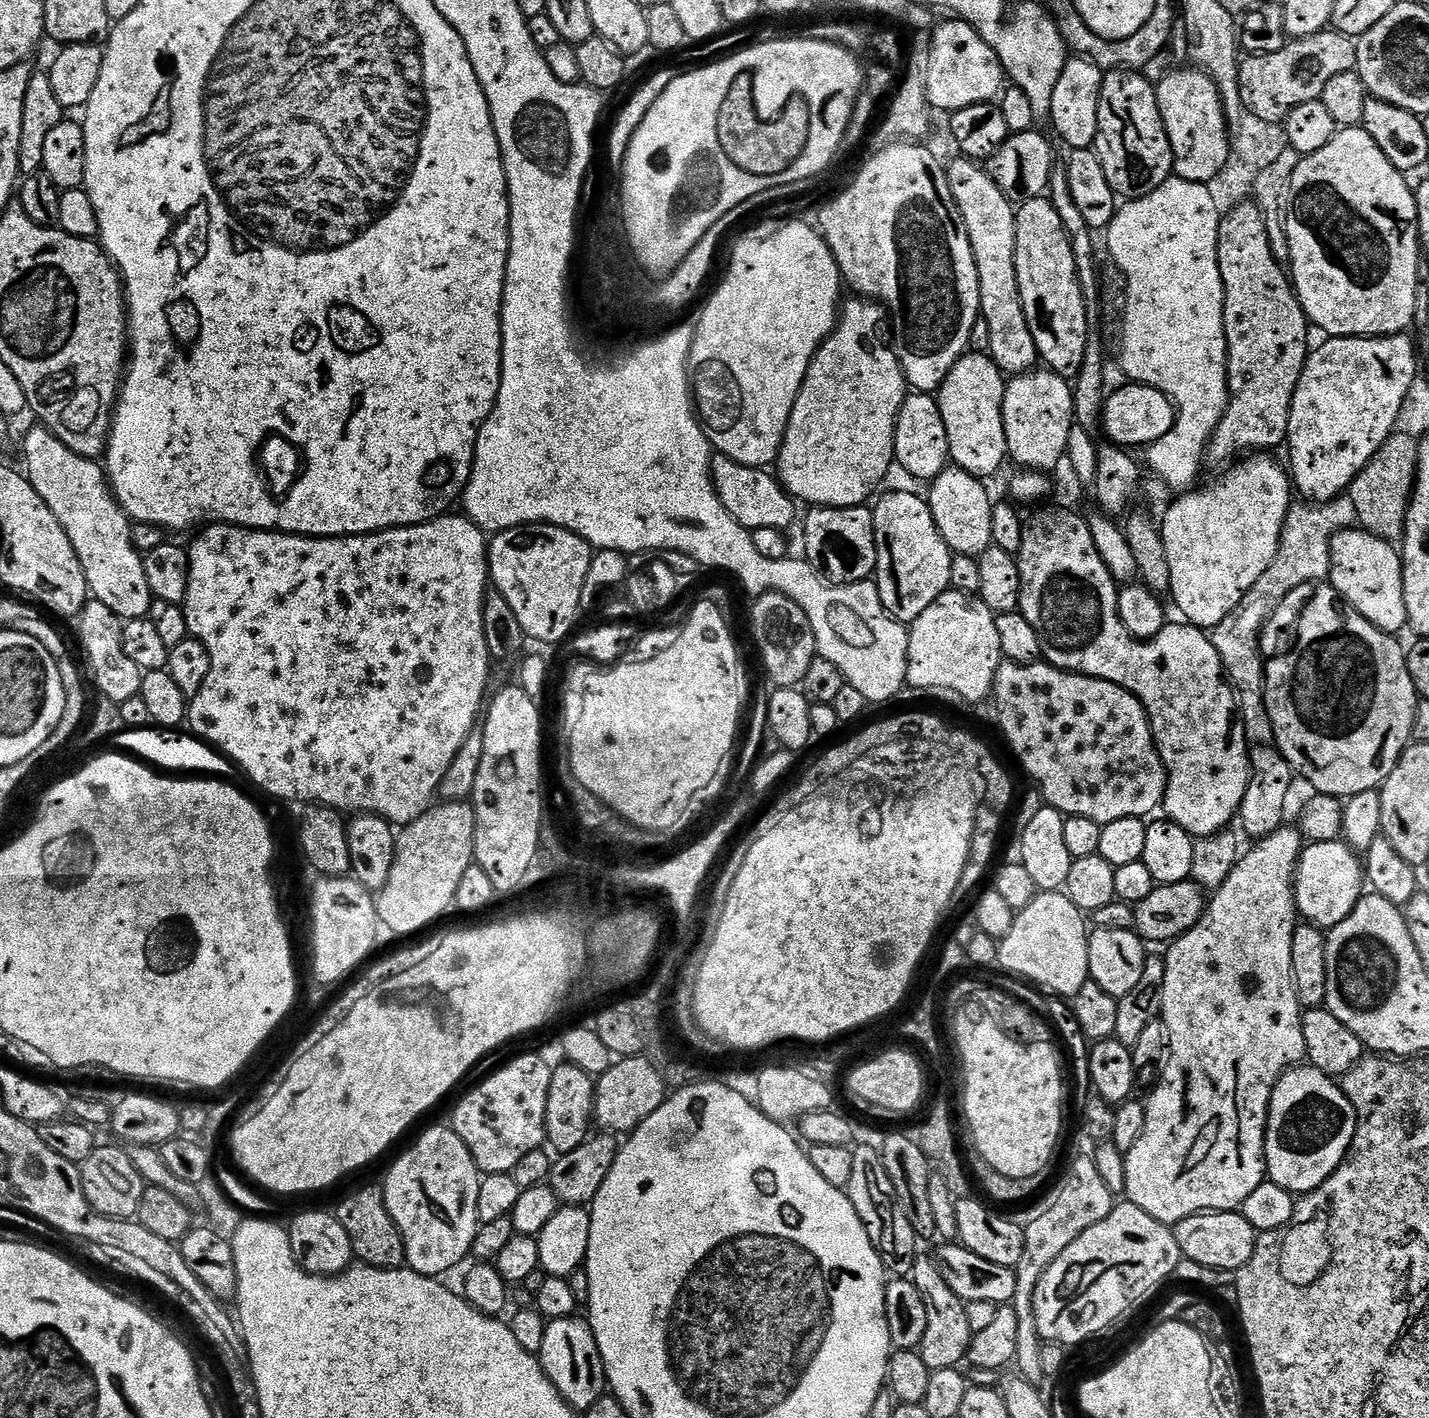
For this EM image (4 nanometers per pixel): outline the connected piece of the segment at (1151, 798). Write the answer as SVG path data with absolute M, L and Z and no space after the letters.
M1004 660L996 675L994 707L1013 754L1036 779L1041 794L1048 799L1047 807L1057 808L1065 816L1094 818L1103 826L1118 818L1151 817L1151 812L1163 805L1168 769L1156 749L1148 711L1133 692L1114 682L1066 672L1047 662L1016 664Z

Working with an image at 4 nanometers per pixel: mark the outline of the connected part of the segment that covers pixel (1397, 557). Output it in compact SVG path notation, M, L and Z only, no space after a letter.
M1359 526L1345 528L1332 537L1332 570L1330 584L1338 590L1345 600L1362 618L1366 618L1378 630L1389 634L1400 634L1403 628L1409 627L1406 598L1404 597L1404 562L1397 545L1391 540L1378 538L1372 532Z

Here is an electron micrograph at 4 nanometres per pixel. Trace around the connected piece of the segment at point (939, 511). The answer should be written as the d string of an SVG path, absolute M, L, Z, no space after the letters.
M949 466L931 481L926 499L934 514L934 522L942 534L942 538L953 553L961 556L979 558L992 543L992 506L993 497L988 497L984 489L985 481L979 476L971 476L966 470Z

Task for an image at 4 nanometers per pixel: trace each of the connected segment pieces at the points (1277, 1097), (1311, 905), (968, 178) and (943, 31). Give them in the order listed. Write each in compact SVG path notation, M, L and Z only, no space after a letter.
M1311 1066L1289 1068L1272 1092L1268 1127L1264 1133L1264 1162L1271 1183L1293 1194L1307 1194L1322 1186L1344 1163L1352 1141L1356 1139L1356 1111L1346 1098L1343 1087L1325 1072Z
M1343 839L1312 842L1300 853L1300 864L1296 868L1296 911L1307 923L1321 930L1331 930L1352 913L1365 892L1361 857Z
M959 158L947 165L950 190L958 210L966 222L966 234L970 234L970 246L974 250L974 262L978 266L980 287L980 314L990 328L988 352L992 361L1005 374L1033 371L1037 367L1034 334L1026 322L1022 298L1018 290L1016 269L1016 208L1006 194L994 182L991 171L984 172L971 158Z
M948 18L937 28L931 29L932 52L928 55L928 103L933 109L940 108L945 114L962 110L966 106L986 104L995 101L1001 95L1006 84L1004 68L992 48L974 30L972 24L959 18Z

